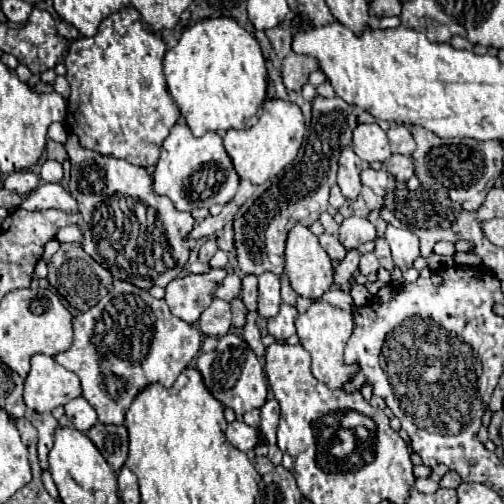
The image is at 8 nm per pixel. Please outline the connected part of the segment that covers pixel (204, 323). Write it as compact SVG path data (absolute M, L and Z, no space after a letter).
M214 298L212 304L200 316L200 328L206 336L224 336L232 328L230 304L226 300Z

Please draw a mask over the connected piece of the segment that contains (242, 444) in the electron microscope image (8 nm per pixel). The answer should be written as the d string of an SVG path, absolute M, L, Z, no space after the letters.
M234 420L232 424L228 424L226 438L228 438L228 442L230 442L232 446L236 446L236 448L242 450L242 452L248 452L248 450L252 450L252 448L258 444L256 430L250 428L250 426L244 424L244 422L238 422L238 420Z

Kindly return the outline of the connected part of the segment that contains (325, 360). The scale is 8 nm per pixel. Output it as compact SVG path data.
M322 300L314 302L304 314L296 318L296 334L300 338L300 344L312 356L312 374L332 390L340 388L350 376L350 368L344 364L342 354L344 354L344 346L350 338L352 328L354 328L354 322L350 312Z

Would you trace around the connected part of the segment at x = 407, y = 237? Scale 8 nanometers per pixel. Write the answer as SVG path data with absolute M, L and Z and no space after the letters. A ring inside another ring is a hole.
M388 226L384 238L392 248L394 266L398 266L402 272L406 272L412 266L412 262L420 256L418 238L410 230L402 230L396 226Z

